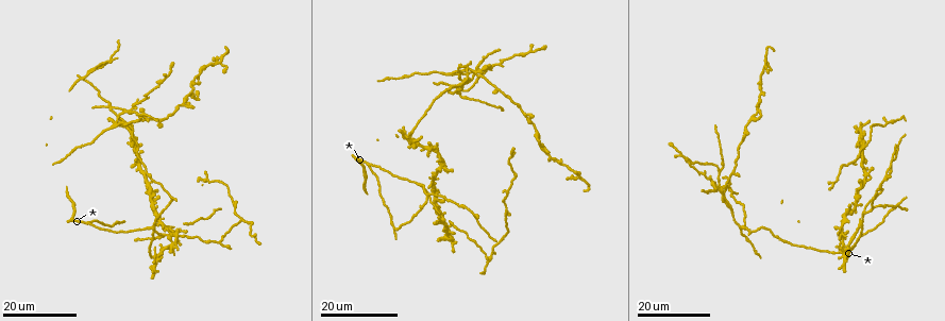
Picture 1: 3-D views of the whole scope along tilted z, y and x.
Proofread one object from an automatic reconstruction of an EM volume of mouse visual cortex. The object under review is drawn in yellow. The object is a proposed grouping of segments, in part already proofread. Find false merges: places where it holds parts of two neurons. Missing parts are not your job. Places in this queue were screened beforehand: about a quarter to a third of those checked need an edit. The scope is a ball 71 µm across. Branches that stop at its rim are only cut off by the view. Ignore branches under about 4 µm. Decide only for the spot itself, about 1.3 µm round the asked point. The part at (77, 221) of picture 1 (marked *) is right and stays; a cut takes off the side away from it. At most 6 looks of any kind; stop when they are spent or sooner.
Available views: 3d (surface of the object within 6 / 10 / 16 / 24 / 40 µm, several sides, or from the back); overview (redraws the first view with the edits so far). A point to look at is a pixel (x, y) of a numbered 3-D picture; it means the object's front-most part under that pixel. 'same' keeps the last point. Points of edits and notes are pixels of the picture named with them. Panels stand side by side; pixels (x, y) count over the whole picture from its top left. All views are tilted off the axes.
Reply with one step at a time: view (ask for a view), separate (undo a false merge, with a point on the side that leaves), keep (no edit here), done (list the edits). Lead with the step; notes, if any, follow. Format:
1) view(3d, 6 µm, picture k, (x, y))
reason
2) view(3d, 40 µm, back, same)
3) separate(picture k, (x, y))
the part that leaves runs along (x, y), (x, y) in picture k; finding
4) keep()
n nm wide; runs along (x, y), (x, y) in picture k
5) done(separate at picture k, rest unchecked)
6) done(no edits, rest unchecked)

view(3d, 24 µm, picture 1, (370, 164))
arms part here

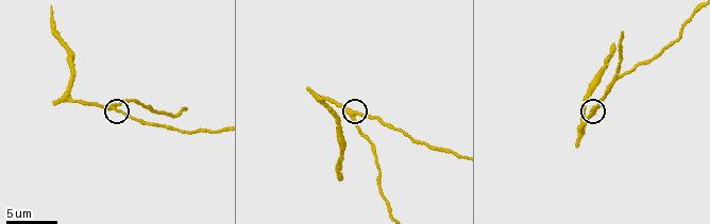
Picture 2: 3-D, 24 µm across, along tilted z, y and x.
view(3d, 6 µm, picture 2, (110, 105))

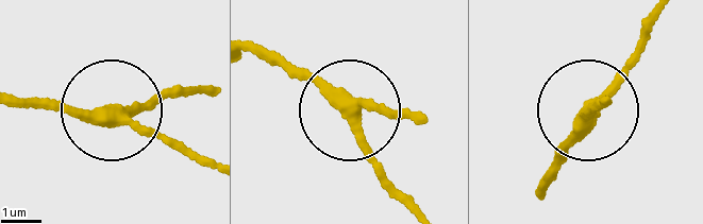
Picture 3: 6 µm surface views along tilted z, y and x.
keep()
runs along (258, 56), (283, 59), (340, 99), (390, 199) in picture 3; continuous, no second neuron

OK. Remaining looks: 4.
view(3d, 24 µm, picture 1, (163, 236))
three-way junction

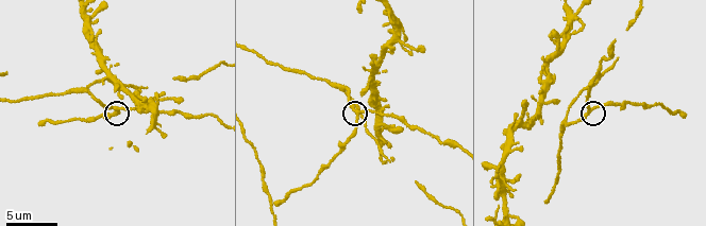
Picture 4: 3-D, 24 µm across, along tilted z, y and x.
view(3d, 6 µm, picture 4, (116, 107))
zoom in

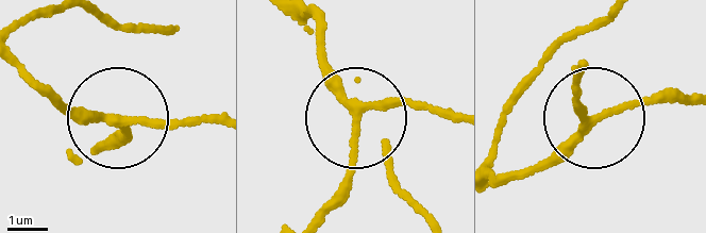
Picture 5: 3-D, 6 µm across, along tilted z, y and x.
view(3d, 6 µm, back, picture 5, (123, 121))

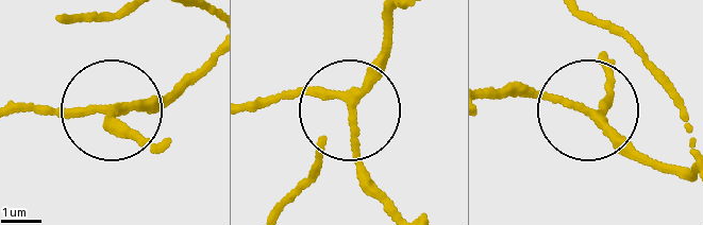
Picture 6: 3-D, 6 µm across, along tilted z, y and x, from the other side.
keep()
3 arms; runs along (392, 14), (392, 48), (351, 122), (375, 194) in picture 6; all the same neuron

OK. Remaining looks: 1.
view(3d, 6 µm, picture 4, (369, 77))
four-way junction

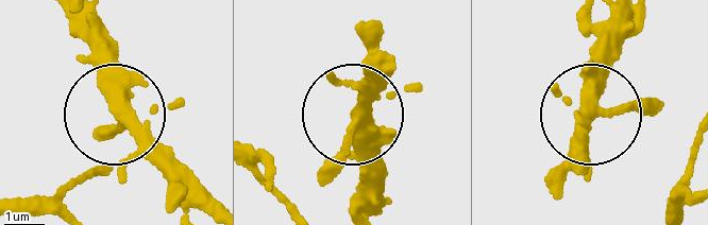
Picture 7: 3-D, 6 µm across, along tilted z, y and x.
keep()
310 nm wide; runs along (19, 204), (78, 176), (117, 120), (119, 71), (100, 18) in picture 7; continuous, no second neuron

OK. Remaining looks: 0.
done(no edits, rest unchecked)

